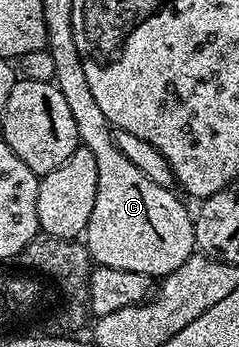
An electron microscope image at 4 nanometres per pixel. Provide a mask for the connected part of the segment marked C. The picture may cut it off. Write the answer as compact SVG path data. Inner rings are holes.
M104 119L98 121L82 121L76 125L84 125L84 133L80 137L80 145L92 141L90 155L94 155L94 163L98 163L98 195L94 195L94 211L90 215L90 223L86 230L86 244L89 254L96 265L114 267L122 271L142 271L153 279L163 279L174 272L186 259L193 256L196 249L196 227L193 214L175 197L172 189L155 185L122 151L116 146L113 126Z

